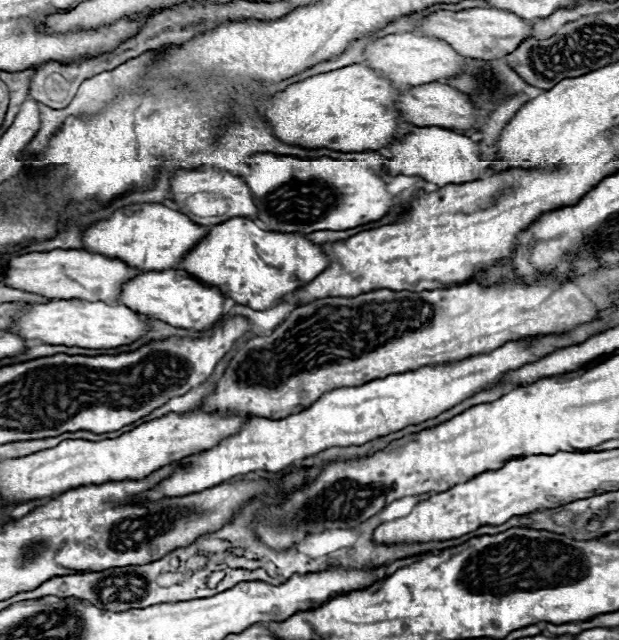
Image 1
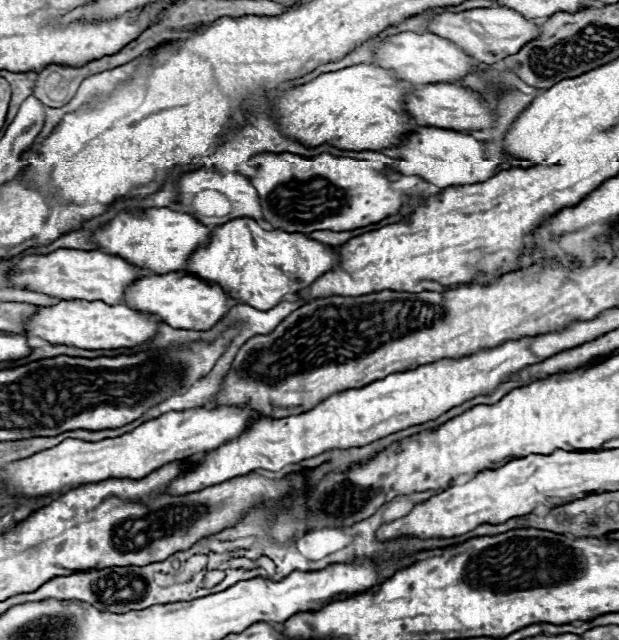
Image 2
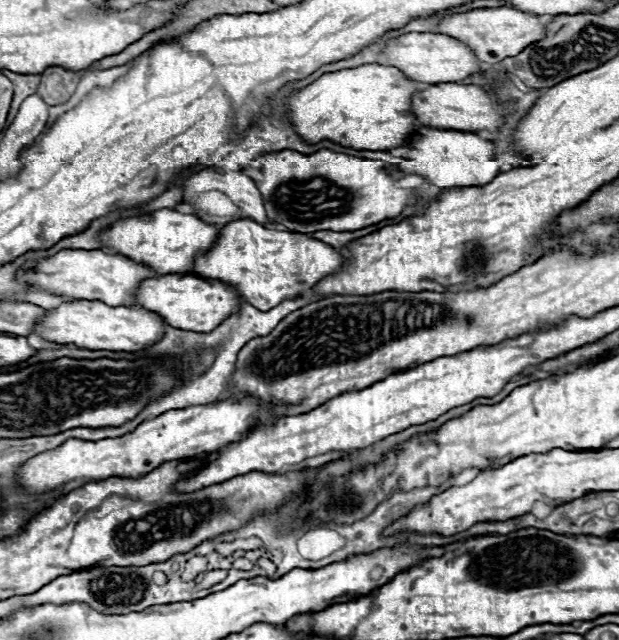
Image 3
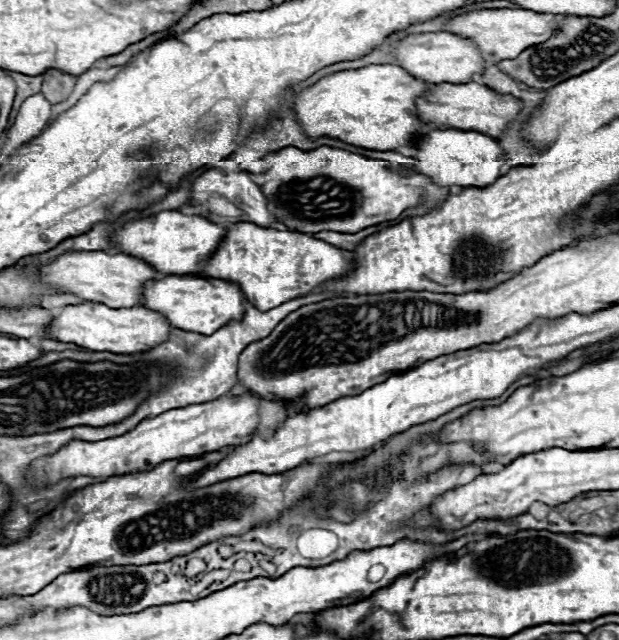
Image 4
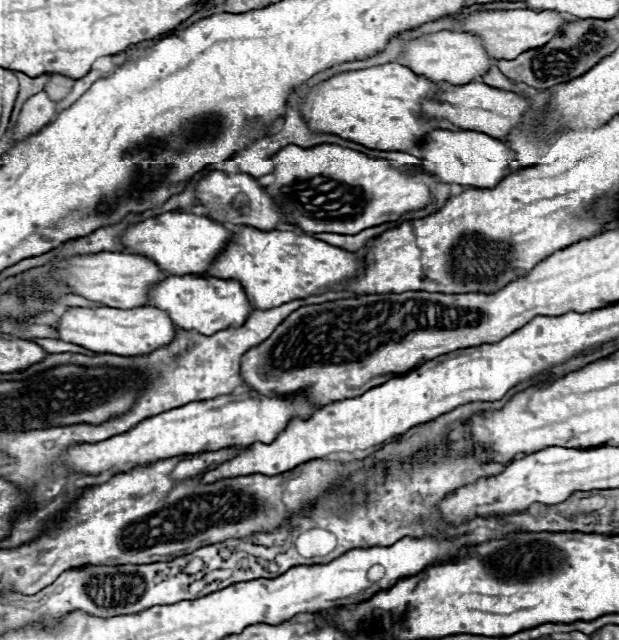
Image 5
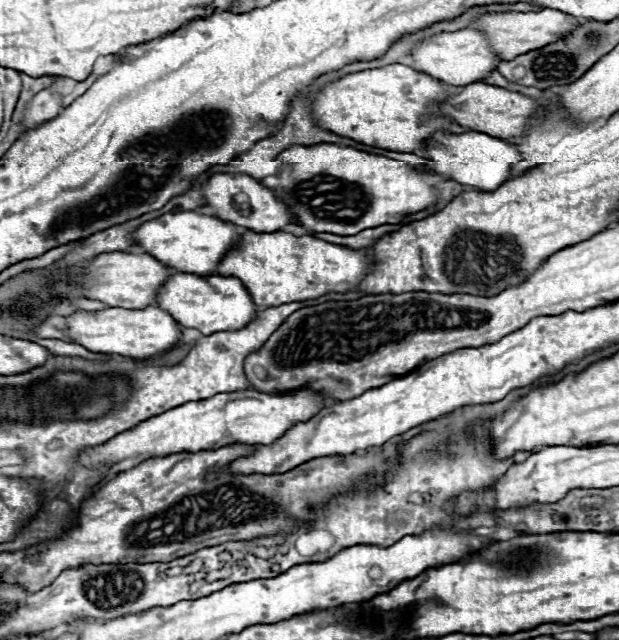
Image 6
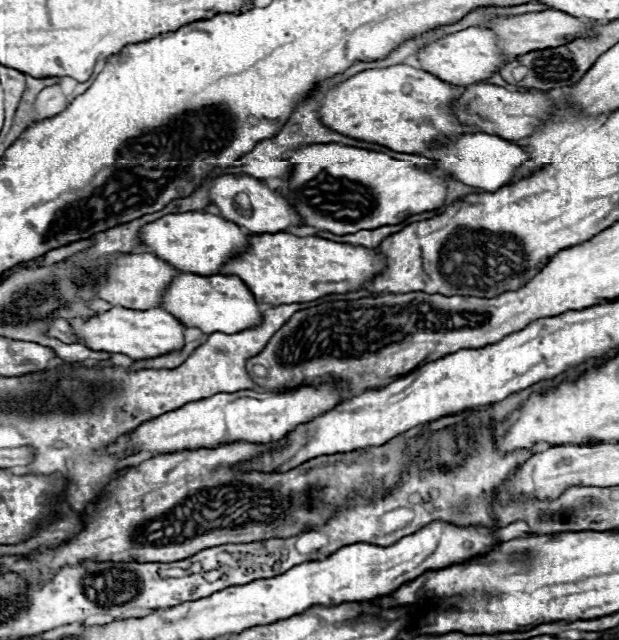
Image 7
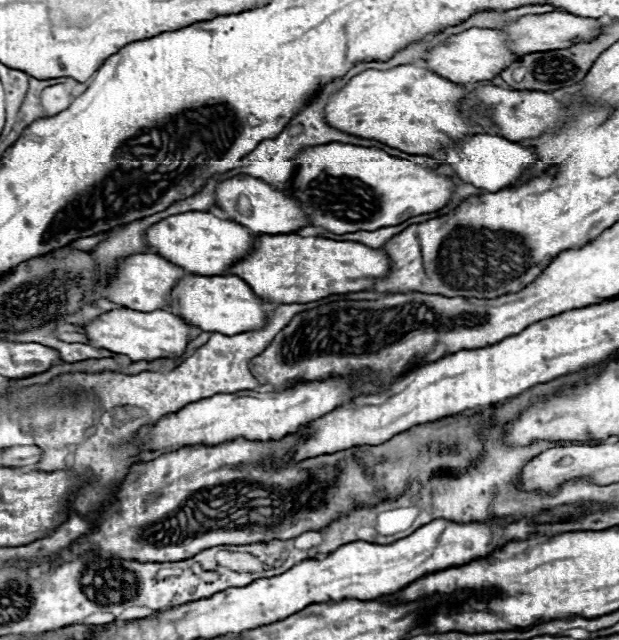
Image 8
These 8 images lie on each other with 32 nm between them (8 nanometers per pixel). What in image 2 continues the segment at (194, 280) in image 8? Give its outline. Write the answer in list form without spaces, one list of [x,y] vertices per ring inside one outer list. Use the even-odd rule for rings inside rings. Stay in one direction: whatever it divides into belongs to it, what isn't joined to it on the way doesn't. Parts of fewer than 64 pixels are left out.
[[[182,272],[150,274],[134,280],[124,294],[126,306],[152,314],[158,320],[182,330],[210,330],[228,312],[230,296],[214,282],[206,284],[196,276],[182,276]]]

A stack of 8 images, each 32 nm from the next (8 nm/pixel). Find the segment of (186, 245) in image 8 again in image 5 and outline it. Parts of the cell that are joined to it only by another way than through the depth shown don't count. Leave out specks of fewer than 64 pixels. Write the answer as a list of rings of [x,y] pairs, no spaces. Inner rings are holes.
[[[164,212],[156,218],[132,224],[124,230],[120,240],[124,250],[130,250],[130,254],[150,254],[150,258],[154,258],[154,262],[158,262],[158,266],[162,266],[168,274],[204,274],[230,240],[230,234],[230,226],[214,222],[208,216]]]

